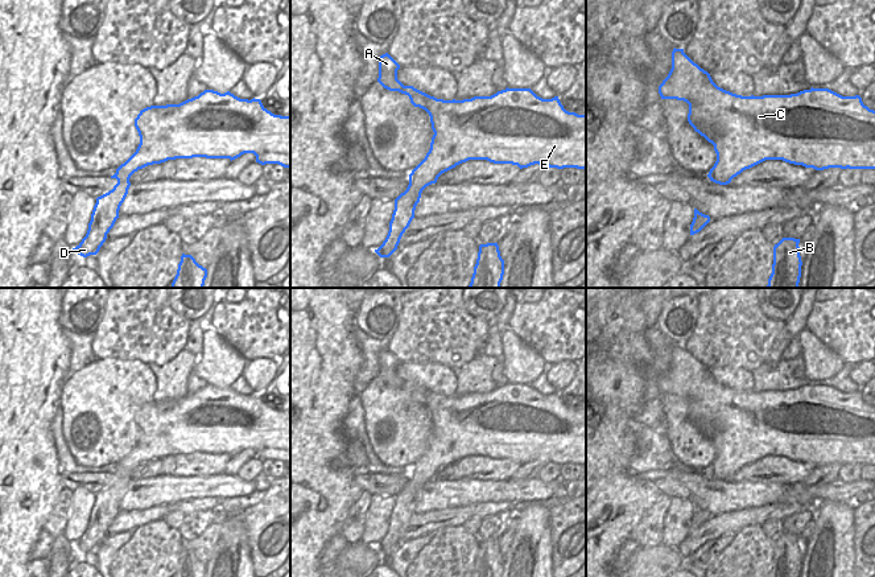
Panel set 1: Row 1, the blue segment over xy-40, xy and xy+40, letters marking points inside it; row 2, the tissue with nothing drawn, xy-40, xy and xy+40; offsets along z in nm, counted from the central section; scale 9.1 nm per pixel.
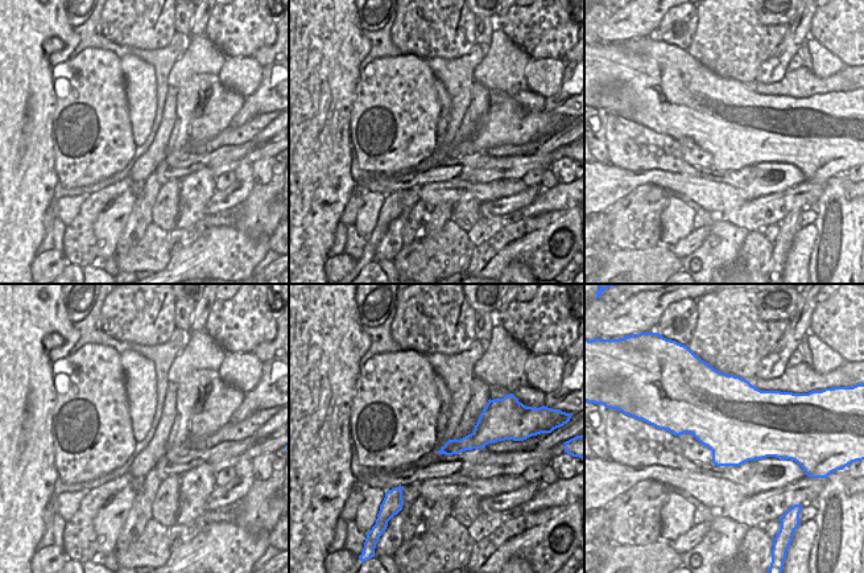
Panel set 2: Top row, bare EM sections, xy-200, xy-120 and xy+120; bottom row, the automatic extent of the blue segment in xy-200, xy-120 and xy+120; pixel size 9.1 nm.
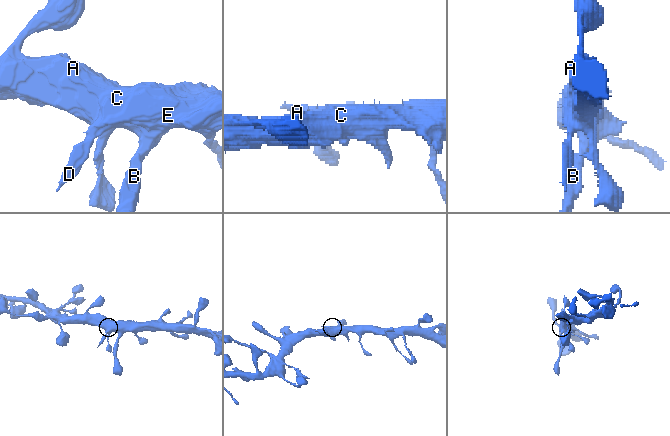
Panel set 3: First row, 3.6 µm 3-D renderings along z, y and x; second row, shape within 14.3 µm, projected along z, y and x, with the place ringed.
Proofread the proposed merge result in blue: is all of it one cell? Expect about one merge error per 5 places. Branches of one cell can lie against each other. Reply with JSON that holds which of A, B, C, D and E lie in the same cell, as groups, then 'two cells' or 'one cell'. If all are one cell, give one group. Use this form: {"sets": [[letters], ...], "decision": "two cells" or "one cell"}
{"sets": [["A", "B", "C", "D", "E"]], "decision": "one cell"}

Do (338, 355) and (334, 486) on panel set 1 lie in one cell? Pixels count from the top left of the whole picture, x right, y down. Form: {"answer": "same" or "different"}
{"answer": "same"}

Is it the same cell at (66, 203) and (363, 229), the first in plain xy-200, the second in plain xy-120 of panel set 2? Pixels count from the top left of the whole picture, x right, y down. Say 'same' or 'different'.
same

